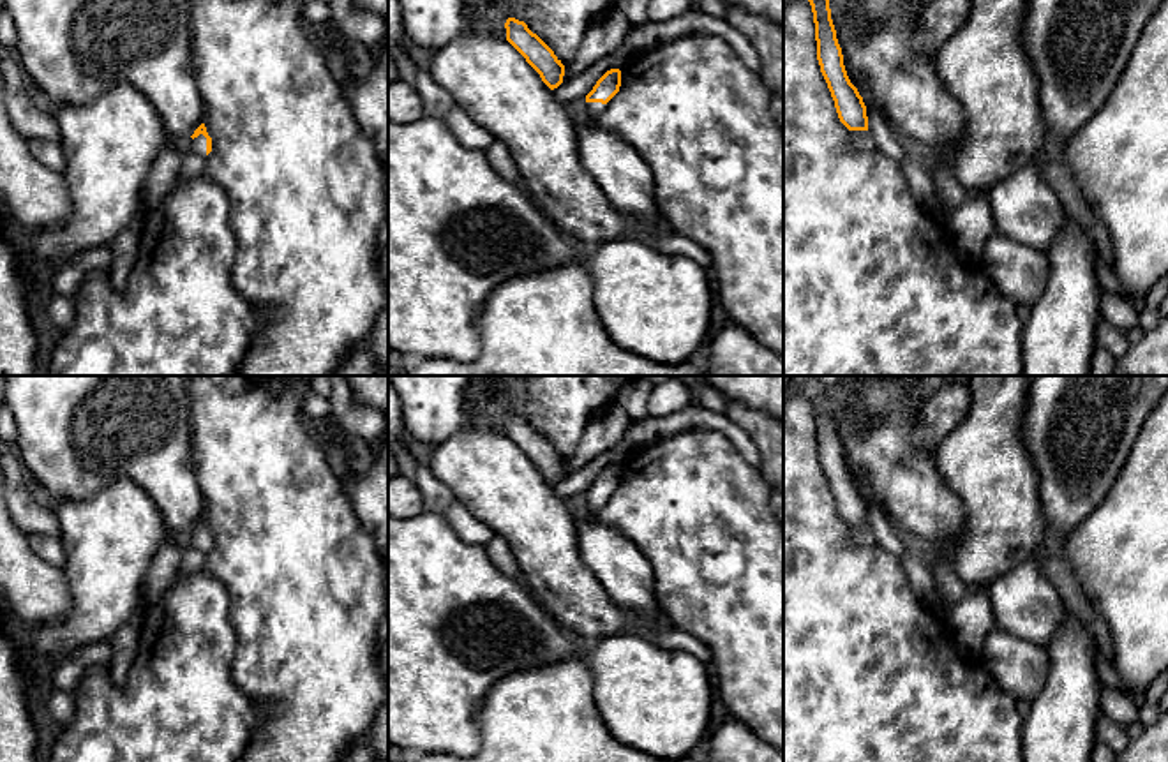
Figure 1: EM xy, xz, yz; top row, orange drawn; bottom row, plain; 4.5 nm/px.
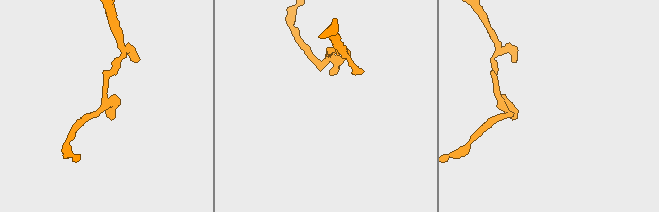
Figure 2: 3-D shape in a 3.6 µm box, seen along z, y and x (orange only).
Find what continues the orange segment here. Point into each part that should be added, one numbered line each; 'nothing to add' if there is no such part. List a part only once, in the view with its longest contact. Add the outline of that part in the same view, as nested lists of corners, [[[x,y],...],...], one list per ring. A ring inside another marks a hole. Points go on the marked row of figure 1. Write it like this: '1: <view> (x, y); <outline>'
1: xy (198, 145); [[[203,134],[192,139],[191,152],[206,157],[206,138]]]

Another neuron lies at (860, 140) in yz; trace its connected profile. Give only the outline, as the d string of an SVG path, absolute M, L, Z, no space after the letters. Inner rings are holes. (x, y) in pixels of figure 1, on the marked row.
M850 131L849 145L852 150L861 150L861 152L877 150L875 141L868 131Z

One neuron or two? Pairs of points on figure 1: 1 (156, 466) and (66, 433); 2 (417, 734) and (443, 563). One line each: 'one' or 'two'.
1: one
2: one

